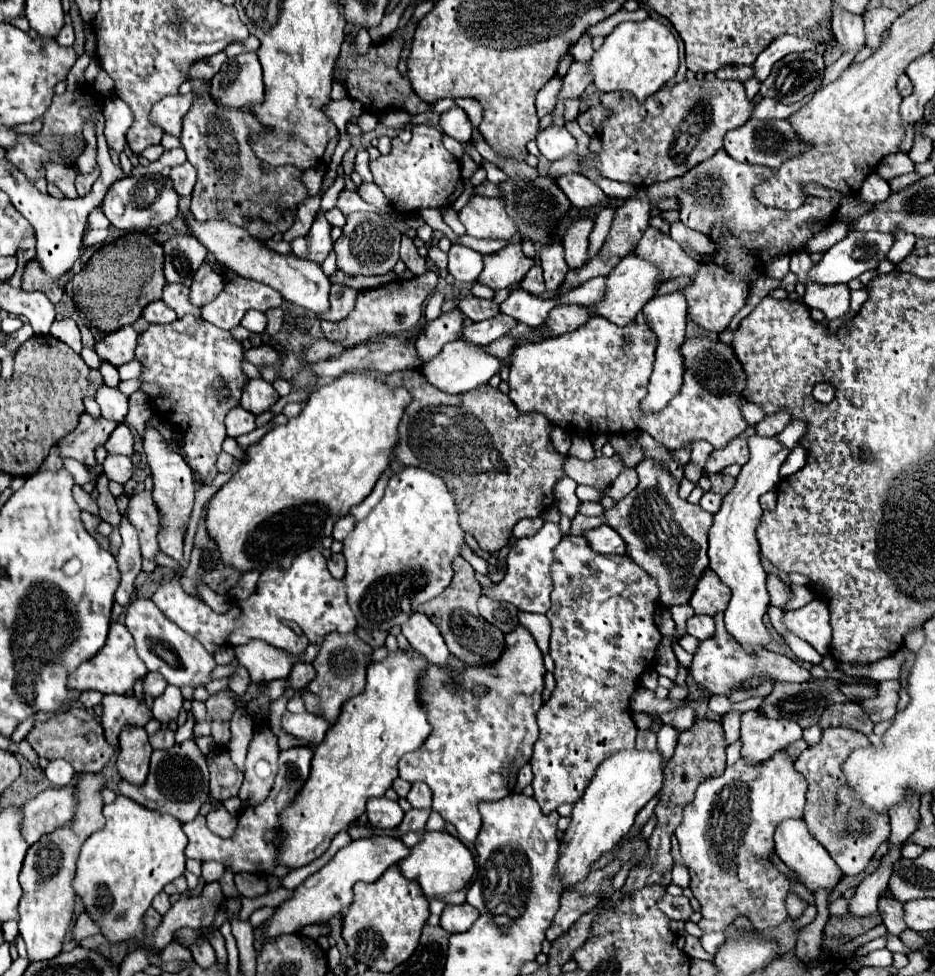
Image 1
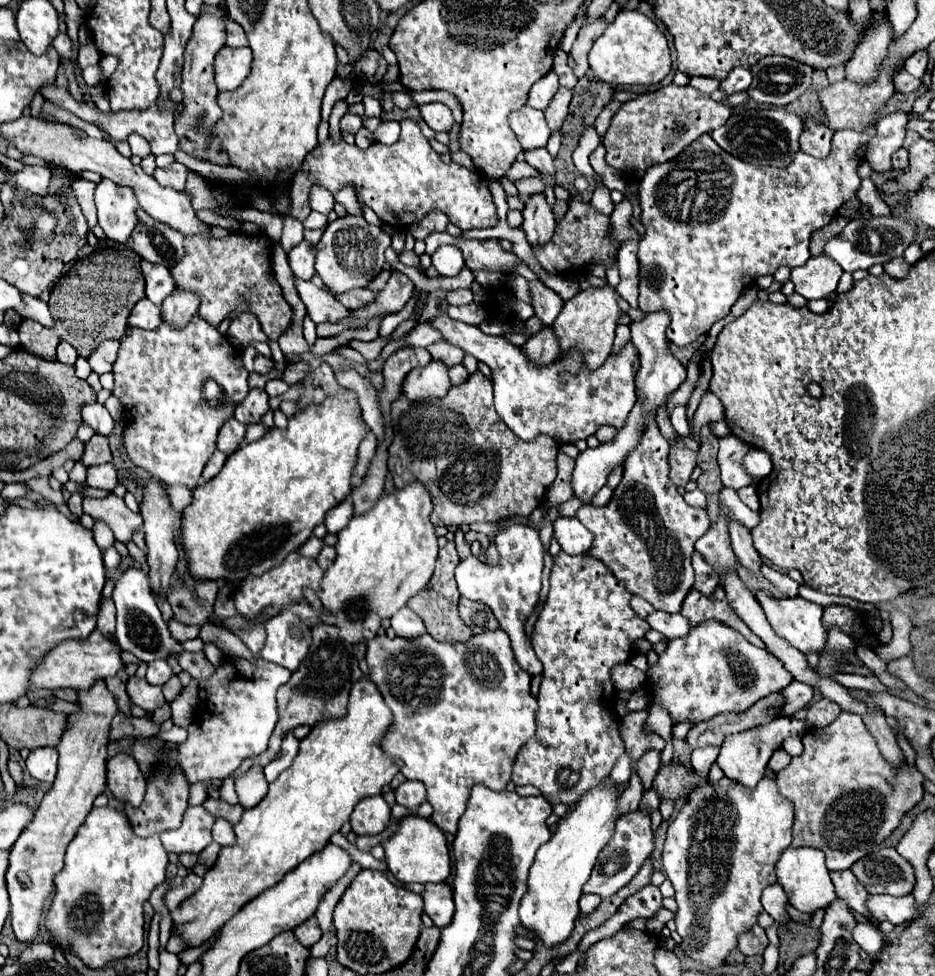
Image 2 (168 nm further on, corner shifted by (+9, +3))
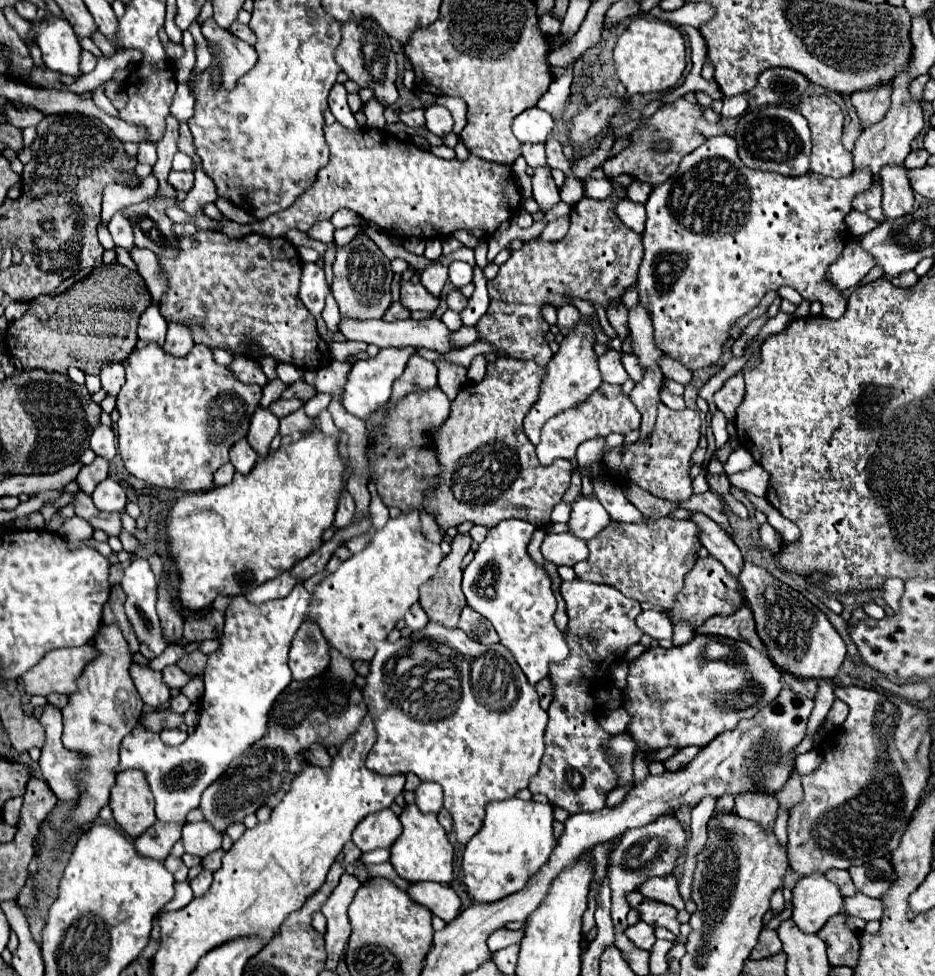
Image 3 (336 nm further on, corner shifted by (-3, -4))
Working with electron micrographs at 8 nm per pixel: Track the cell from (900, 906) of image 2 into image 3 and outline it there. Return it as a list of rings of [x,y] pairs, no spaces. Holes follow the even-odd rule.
[[[857,893],[853,897],[845,897],[843,911],[853,917],[861,917],[863,921],[871,921],[871,919],[881,919],[883,903],[879,899],[871,899],[865,897],[863,893]]]

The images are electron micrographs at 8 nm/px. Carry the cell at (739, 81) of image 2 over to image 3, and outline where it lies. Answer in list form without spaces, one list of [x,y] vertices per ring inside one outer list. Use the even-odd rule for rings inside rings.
[[[741,93],[741,95],[735,95],[735,97],[723,97],[723,111],[721,111],[721,117],[727,117],[727,119],[733,119],[733,117],[739,117],[747,111],[747,95]]]

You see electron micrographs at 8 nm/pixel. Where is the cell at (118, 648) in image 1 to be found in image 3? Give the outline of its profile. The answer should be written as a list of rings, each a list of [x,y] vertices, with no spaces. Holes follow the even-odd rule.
[[[89,643],[75,649],[53,649],[49,651],[35,667],[31,667],[21,683],[29,695],[49,695],[65,693],[71,695],[77,685],[77,677],[83,673],[83,667],[97,657],[97,649]]]

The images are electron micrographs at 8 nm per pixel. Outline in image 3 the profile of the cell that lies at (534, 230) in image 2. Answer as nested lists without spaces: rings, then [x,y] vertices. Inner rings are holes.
[[[537,167],[533,173],[533,199],[547,209],[551,209],[559,201],[559,191],[551,177],[549,167]]]

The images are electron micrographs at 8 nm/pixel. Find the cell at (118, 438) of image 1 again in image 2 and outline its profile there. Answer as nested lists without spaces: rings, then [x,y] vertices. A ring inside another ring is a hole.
[[[93,436],[87,444],[85,444],[85,454],[83,454],[83,464],[87,466],[95,466],[95,464],[105,464],[113,460],[111,448],[109,448],[109,438],[107,436]]]

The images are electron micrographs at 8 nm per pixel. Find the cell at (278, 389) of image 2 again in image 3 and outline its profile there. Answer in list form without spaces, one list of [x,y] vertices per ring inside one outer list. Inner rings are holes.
[[[301,379],[301,381],[293,383],[291,387],[287,387],[287,391],[285,391],[281,397],[283,397],[283,399],[298,398],[306,403],[315,394],[315,389],[311,385],[305,383],[303,379]]]

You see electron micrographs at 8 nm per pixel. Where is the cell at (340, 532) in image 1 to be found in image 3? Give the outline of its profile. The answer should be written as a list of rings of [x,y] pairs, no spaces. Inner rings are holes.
[[[347,489],[341,491],[341,495],[339,495],[337,501],[339,501],[339,507],[337,507],[337,513],[335,513],[335,523],[333,523],[333,529],[335,529],[335,531],[347,527],[347,525],[351,523],[353,515],[355,515],[355,501],[353,501],[353,497],[347,493]]]

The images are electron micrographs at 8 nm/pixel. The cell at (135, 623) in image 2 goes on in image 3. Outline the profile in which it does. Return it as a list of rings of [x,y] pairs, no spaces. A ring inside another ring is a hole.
[[[135,557],[129,567],[125,567],[121,587],[127,593],[125,611],[133,625],[139,641],[147,643],[155,655],[161,655],[167,641],[161,633],[161,623],[155,611],[157,603],[157,579],[147,563],[147,559]]]

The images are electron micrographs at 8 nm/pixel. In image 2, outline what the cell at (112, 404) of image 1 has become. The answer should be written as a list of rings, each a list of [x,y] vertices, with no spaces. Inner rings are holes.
[[[93,402],[93,404],[87,404],[83,406],[83,420],[97,432],[97,434],[111,434],[113,430],[113,418],[111,414],[107,412],[107,408],[99,402]]]

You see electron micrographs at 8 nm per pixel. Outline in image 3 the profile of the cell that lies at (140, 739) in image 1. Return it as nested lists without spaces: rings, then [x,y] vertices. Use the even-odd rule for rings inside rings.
[[[123,771],[111,789],[109,807],[117,825],[133,839],[137,839],[149,825],[155,823],[155,799],[147,787],[141,771]]]

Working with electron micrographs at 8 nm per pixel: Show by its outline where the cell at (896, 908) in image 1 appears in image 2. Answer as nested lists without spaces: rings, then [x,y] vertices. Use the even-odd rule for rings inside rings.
[[[841,870],[841,872],[831,872],[831,880],[833,880],[833,884],[835,884],[835,890],[837,890],[837,896],[841,896],[841,898],[845,898],[847,902],[849,902],[849,906],[857,912],[857,914],[861,914],[861,916],[865,916],[865,918],[869,918],[869,920],[873,920],[873,916],[871,916],[871,912],[867,910],[867,900],[869,900],[869,892],[865,892],[865,886],[853,876],[853,872],[851,870]]]

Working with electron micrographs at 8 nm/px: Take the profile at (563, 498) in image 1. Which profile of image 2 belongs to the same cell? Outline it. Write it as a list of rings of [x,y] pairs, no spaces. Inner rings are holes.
[[[559,518],[553,524],[553,536],[567,554],[585,554],[593,544],[593,534],[577,518]]]

